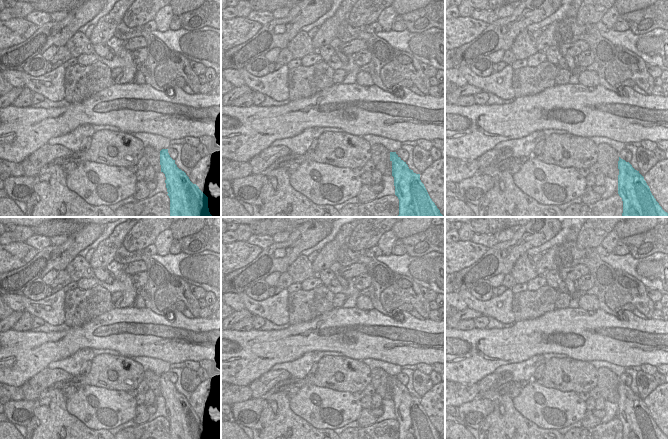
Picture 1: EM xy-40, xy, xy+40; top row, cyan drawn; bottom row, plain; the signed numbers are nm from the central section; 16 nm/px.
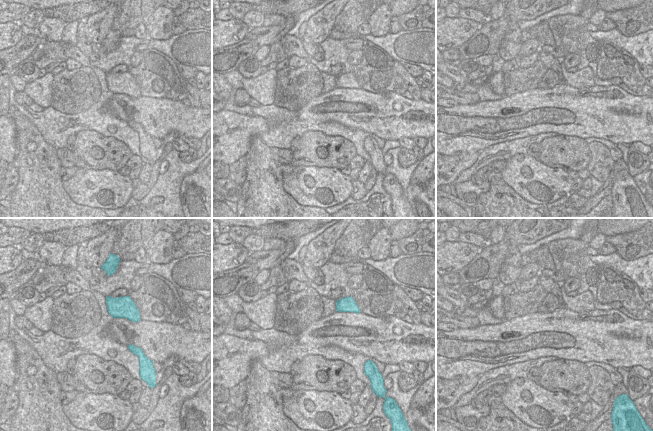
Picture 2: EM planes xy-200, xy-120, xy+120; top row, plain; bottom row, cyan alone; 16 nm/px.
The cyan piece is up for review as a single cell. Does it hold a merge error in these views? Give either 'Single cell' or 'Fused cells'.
Single cell.

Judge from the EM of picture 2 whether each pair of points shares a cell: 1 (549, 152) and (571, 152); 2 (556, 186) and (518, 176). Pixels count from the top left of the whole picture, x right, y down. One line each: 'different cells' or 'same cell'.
1: same cell
2: same cell

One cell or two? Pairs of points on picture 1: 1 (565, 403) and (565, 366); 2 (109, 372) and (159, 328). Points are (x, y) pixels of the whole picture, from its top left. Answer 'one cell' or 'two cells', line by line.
1: two cells
2: two cells

